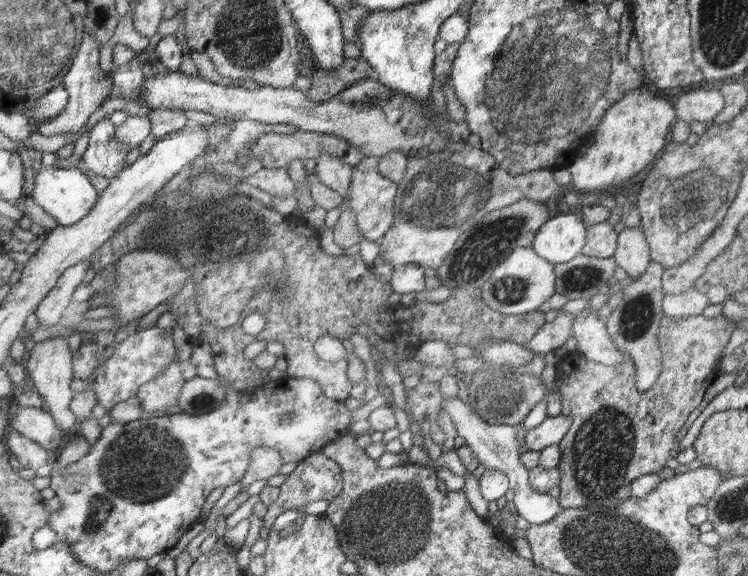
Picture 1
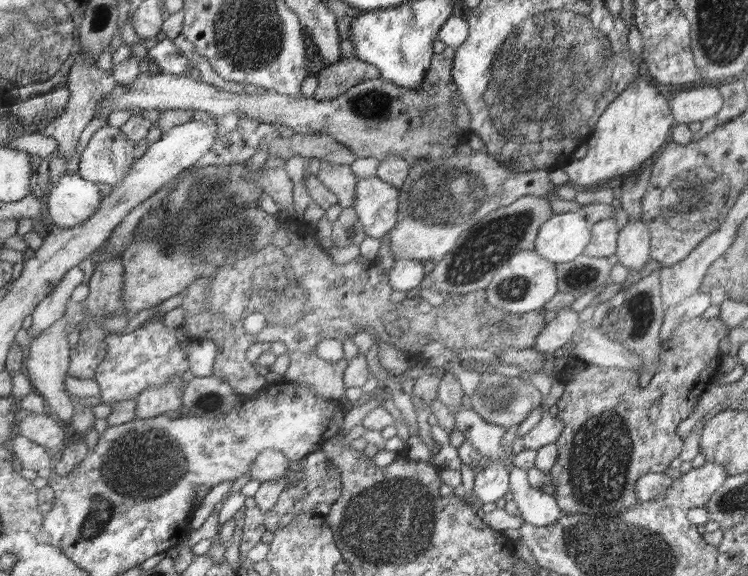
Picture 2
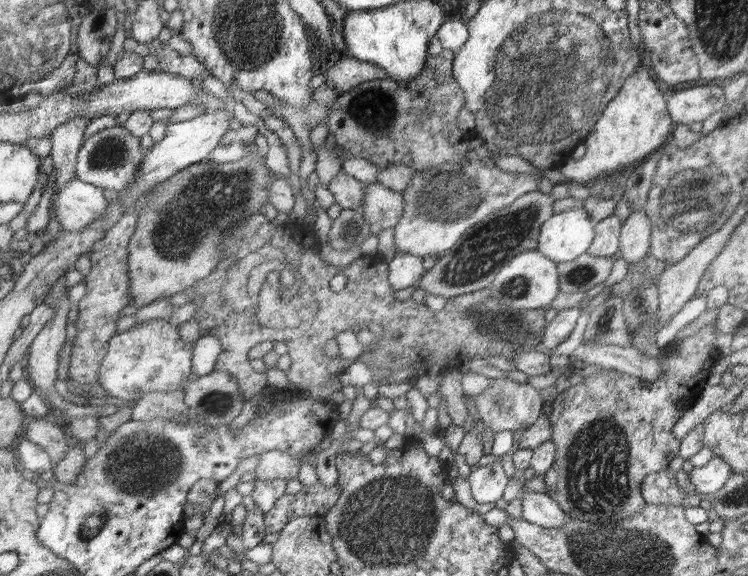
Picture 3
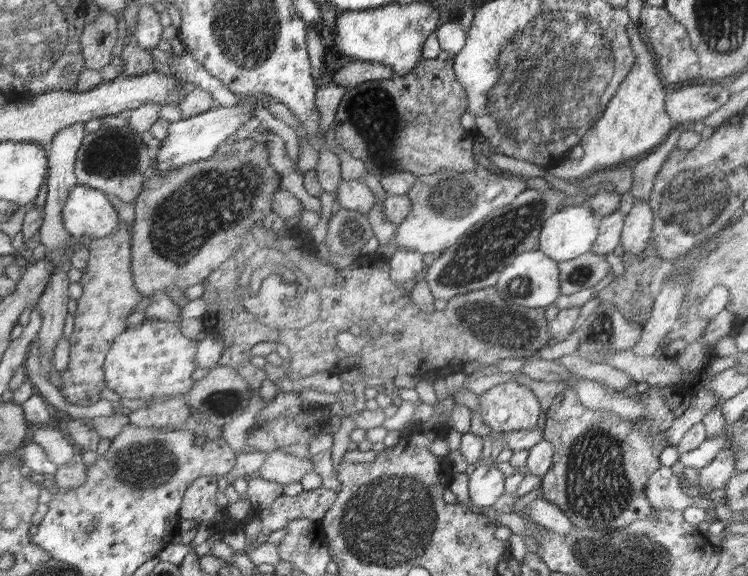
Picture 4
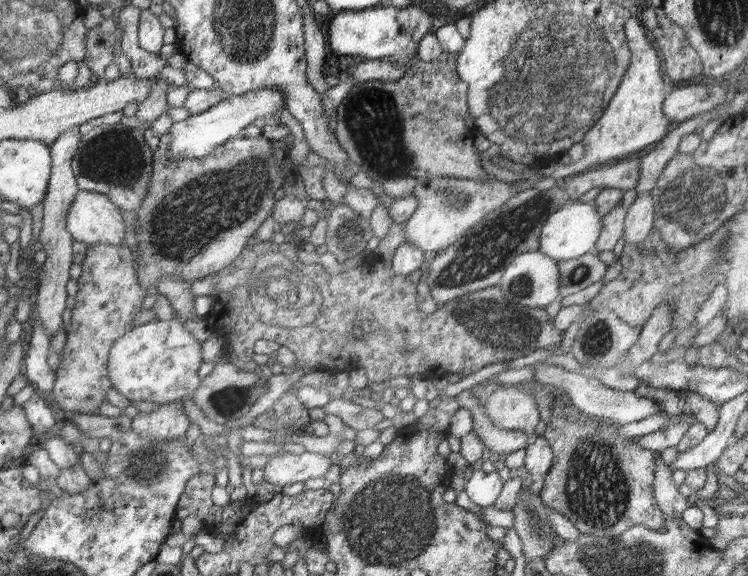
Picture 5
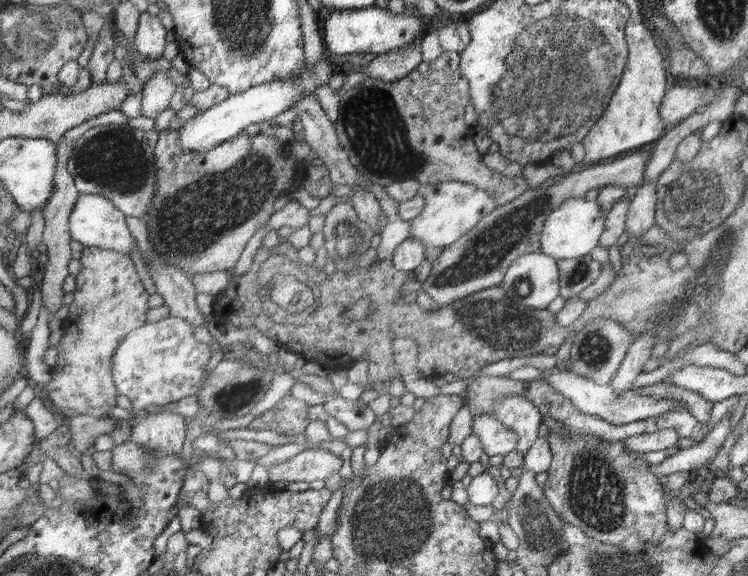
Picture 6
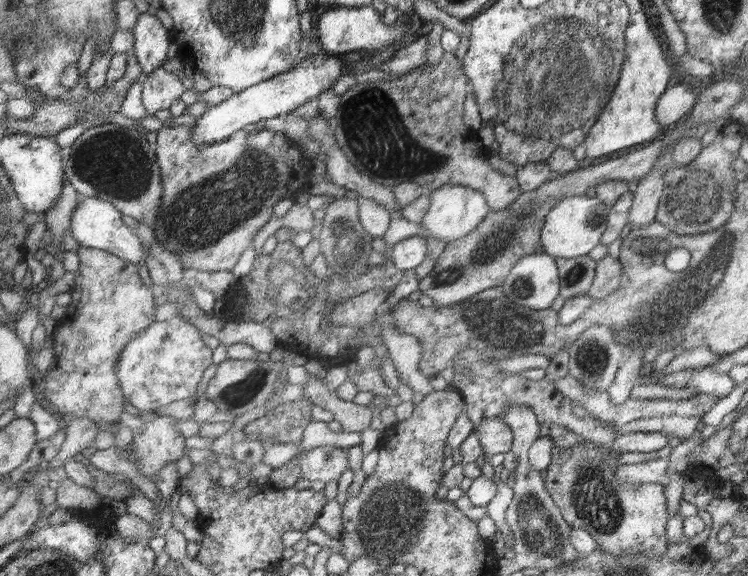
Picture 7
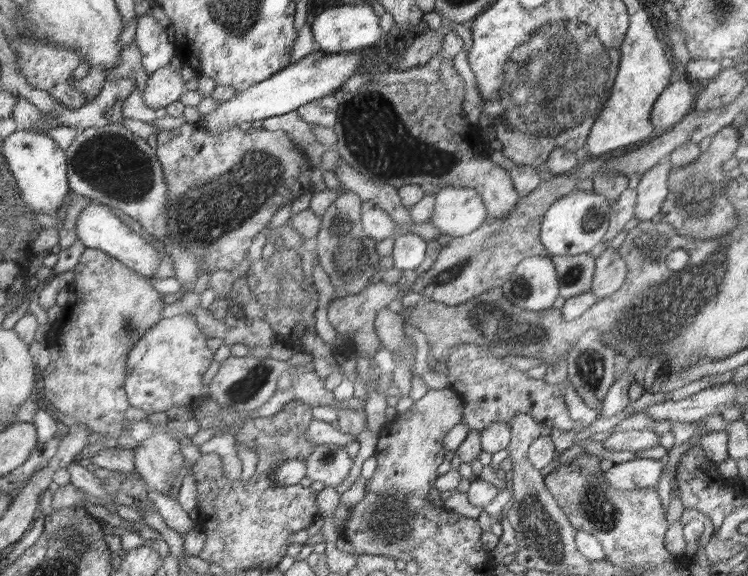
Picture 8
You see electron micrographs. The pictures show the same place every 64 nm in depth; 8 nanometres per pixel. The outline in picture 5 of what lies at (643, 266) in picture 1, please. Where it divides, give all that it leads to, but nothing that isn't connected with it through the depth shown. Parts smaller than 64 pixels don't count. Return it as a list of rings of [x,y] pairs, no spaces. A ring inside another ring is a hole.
[[[651,192],[638,194],[634,203],[627,209],[623,236],[626,244],[642,243],[655,226],[655,206]]]

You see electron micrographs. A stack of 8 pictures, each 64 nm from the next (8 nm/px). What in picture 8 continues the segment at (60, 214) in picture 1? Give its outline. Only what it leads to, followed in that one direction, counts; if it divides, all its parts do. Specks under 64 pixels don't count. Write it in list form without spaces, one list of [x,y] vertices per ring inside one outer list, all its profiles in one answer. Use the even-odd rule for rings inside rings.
[[[91,202],[79,214],[77,220],[77,238],[86,246],[96,250],[103,250],[106,254],[112,255],[124,263],[124,266],[131,267],[140,276],[144,278],[153,278],[153,274],[157,272],[159,264],[161,264],[161,254],[159,250],[147,239],[141,237],[132,228],[124,226],[122,220],[111,211],[108,204],[102,202]]]

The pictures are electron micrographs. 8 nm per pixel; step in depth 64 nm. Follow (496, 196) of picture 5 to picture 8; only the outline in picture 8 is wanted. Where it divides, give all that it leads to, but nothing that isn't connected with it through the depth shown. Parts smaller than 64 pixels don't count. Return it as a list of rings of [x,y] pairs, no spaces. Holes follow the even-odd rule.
[[[447,187],[434,194],[435,212],[430,223],[452,238],[478,230],[487,219],[487,207],[478,191]]]

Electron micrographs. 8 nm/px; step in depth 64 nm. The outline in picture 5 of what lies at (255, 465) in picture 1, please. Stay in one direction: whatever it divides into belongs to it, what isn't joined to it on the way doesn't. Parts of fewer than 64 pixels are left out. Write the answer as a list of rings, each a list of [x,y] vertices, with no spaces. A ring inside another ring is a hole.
[[[305,451],[299,455],[286,453],[282,456],[278,453],[271,456],[263,468],[264,480],[280,486],[304,483],[310,478],[324,477],[331,470],[332,463],[332,458],[322,453]]]

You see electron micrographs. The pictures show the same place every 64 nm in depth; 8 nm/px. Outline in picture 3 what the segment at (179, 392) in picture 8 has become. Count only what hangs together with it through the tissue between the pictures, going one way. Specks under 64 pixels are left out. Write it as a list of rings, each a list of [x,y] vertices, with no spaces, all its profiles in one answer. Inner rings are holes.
[[[166,320],[142,322],[111,338],[99,369],[99,384],[109,396],[135,401],[152,392],[182,390],[193,371],[193,345],[184,342],[176,326]]]

